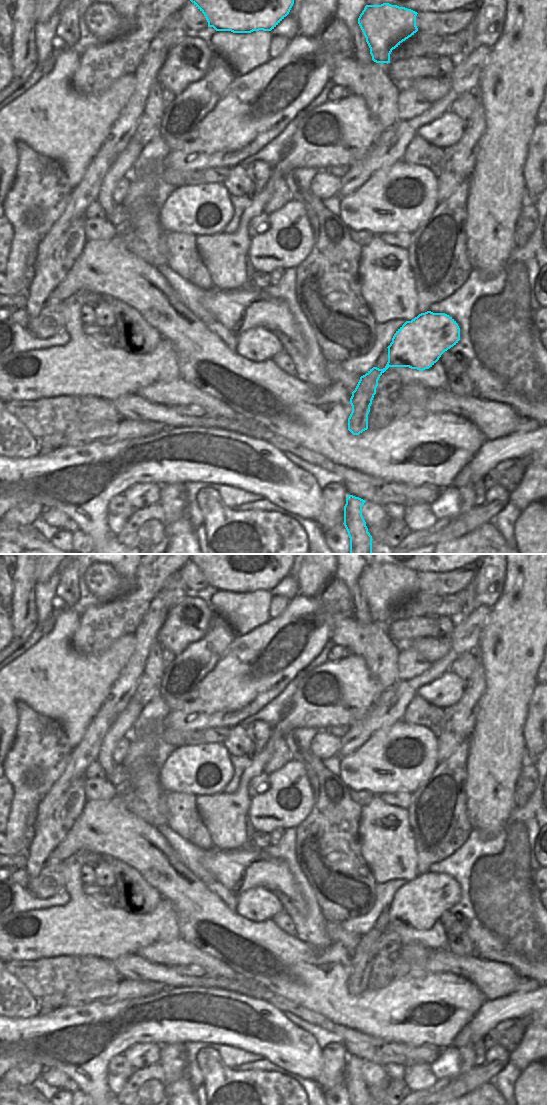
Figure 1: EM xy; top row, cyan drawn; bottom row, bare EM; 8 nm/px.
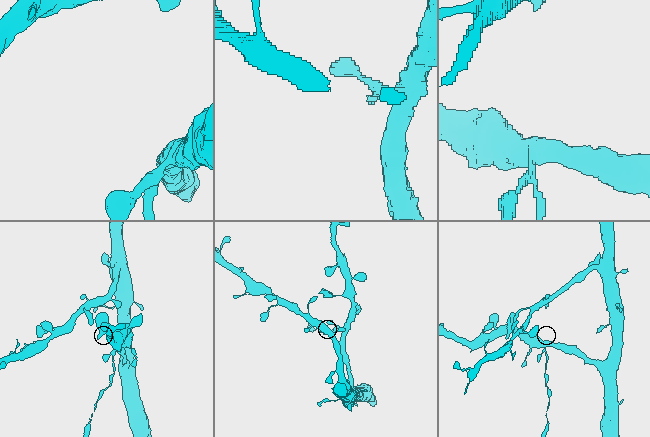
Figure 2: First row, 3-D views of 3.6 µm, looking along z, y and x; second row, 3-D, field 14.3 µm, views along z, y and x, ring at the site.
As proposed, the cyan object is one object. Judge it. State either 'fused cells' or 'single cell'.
fused cells

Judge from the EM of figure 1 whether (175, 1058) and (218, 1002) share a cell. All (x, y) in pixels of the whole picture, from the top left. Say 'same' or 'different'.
different

